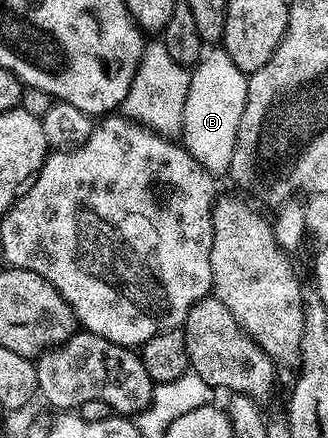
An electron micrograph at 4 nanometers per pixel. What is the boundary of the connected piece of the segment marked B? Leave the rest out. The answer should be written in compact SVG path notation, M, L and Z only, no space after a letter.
M220 44L205 45L200 61L191 67L190 73L182 145L212 175L227 175L232 168L232 153L238 136L238 124L242 120L242 108L246 108L249 75L241 72Z

